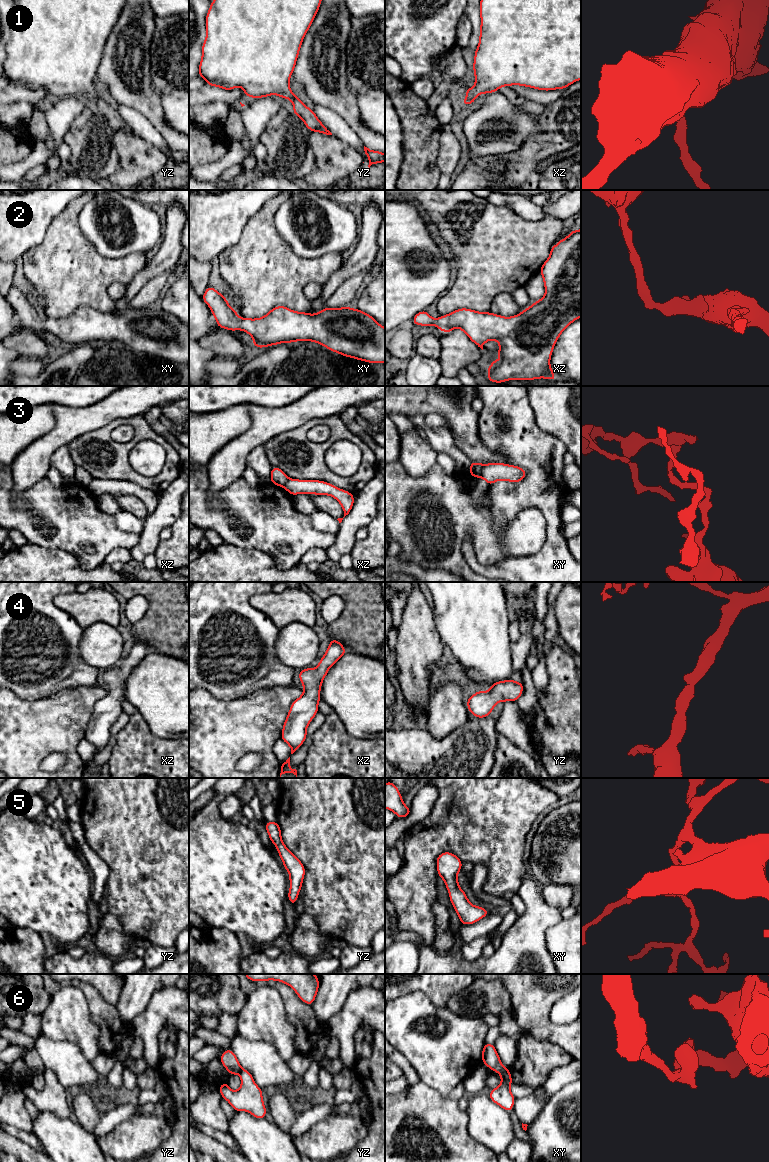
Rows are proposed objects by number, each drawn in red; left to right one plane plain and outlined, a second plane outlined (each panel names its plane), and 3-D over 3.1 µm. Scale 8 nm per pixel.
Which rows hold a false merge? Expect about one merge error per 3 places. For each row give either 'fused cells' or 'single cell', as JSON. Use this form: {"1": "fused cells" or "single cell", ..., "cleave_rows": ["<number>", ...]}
{"1": "single cell", "2": "single cell", "3": "fused cells", "4": "single cell", "5": "single cell", "6": "fused cells", "cleave_rows": ["3", "6"]}

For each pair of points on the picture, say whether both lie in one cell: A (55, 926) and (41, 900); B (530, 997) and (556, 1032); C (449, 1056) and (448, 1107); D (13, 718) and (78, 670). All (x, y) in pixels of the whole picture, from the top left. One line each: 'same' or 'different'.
A: same
B: same
C: different
D: different

